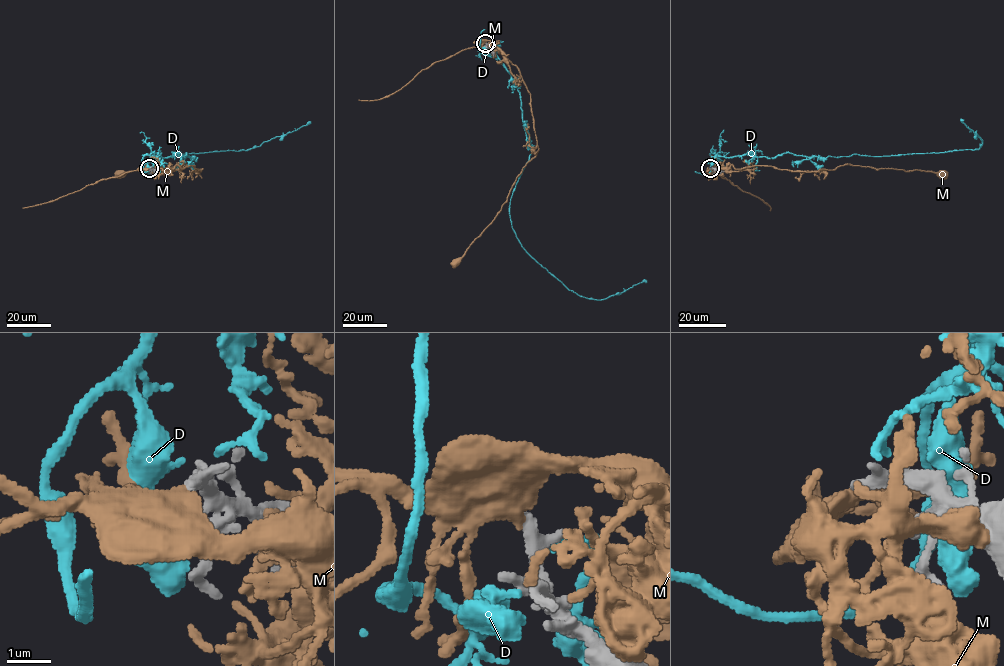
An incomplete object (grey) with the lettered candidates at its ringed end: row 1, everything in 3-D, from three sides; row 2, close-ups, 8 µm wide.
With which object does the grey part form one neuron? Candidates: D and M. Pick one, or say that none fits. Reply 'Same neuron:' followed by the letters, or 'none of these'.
Same neuron: M

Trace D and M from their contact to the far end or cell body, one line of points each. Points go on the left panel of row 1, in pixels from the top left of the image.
D: (149, 170), (147, 161), (152, 157), (184, 158), (186, 153), (195, 159), (173, 156), (248, 150), (310, 121)
M: (149, 168), (178, 165), (202, 169), (183, 164), (118, 174)

